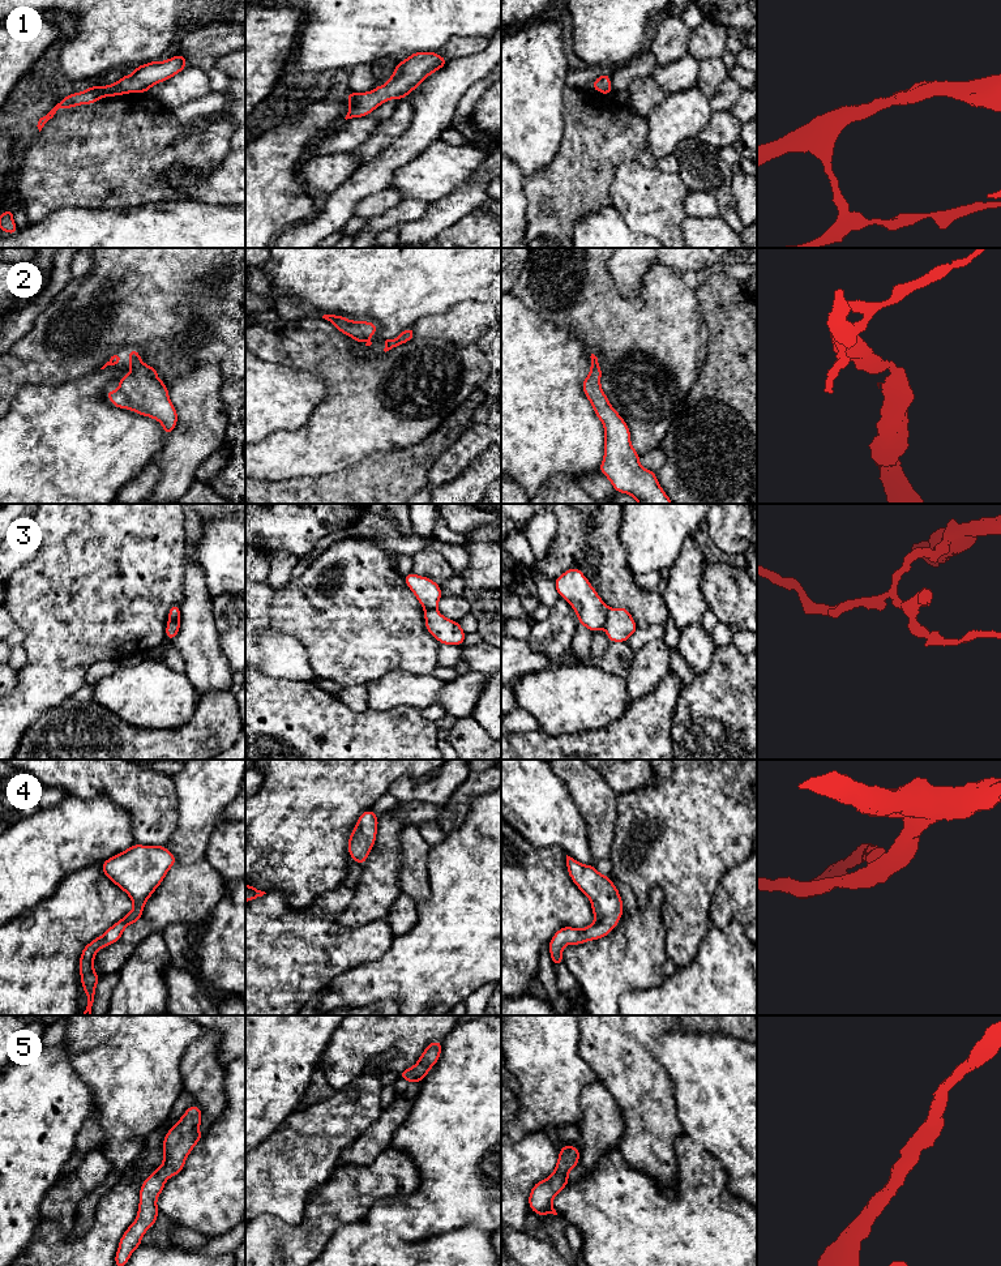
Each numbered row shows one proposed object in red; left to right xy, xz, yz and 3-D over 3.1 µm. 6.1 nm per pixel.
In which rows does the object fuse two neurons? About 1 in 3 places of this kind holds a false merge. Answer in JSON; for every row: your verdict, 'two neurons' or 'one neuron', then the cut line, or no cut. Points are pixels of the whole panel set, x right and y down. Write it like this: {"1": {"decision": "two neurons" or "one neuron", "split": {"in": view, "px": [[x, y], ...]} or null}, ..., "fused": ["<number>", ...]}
{"1": {"decision": "one neuron", "split": null}, "2": {"decision": "one neuron", "split": null}, "3": {"decision": "two neurons", "split": {"in": "yz", "px": [[610, 608], [603, 625]]}}, "4": {"decision": "one neuron", "split": null}, "5": {"decision": "one neuron", "split": null}, "fused": ["3"]}

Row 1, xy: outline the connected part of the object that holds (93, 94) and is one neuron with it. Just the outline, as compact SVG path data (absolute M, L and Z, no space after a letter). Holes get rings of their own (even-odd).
M175 55L166 61L155 60L144 65L136 67L131 76L123 76L112 85L98 87L91 85L87 90L73 93L63 98L48 114L38 121L39 132L54 117L59 108L72 108L81 104L93 104L103 97L124 95L128 93L147 93L147 90L158 82L167 81L184 68L187 68L187 57Z

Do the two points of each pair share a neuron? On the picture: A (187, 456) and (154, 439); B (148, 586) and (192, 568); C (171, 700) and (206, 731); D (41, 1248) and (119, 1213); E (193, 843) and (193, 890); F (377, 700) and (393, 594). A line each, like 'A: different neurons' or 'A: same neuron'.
A: different neurons
B: different neurons
C: different neurons
D: same neuron
E: same neuron
F: different neurons

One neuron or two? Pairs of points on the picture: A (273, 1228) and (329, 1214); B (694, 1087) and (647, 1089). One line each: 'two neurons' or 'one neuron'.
A: one neuron
B: two neurons

